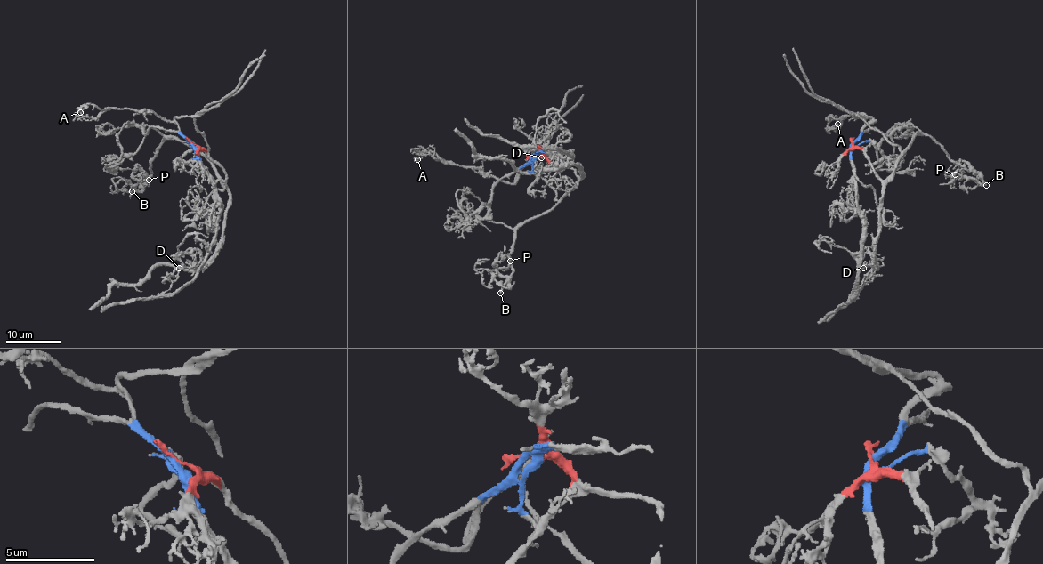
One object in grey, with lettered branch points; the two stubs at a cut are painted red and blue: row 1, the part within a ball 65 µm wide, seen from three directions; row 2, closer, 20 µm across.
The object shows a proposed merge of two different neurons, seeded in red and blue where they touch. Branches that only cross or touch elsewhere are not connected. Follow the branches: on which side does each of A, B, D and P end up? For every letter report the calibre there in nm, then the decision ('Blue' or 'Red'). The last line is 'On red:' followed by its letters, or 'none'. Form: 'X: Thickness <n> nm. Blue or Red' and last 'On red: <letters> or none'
A: Thickness 150 nm. Blue
B: Thickness 240 nm. Red
D: Thickness 140 nm. Red
P: Thickness 200 nm. Red
On red: B, D, P

